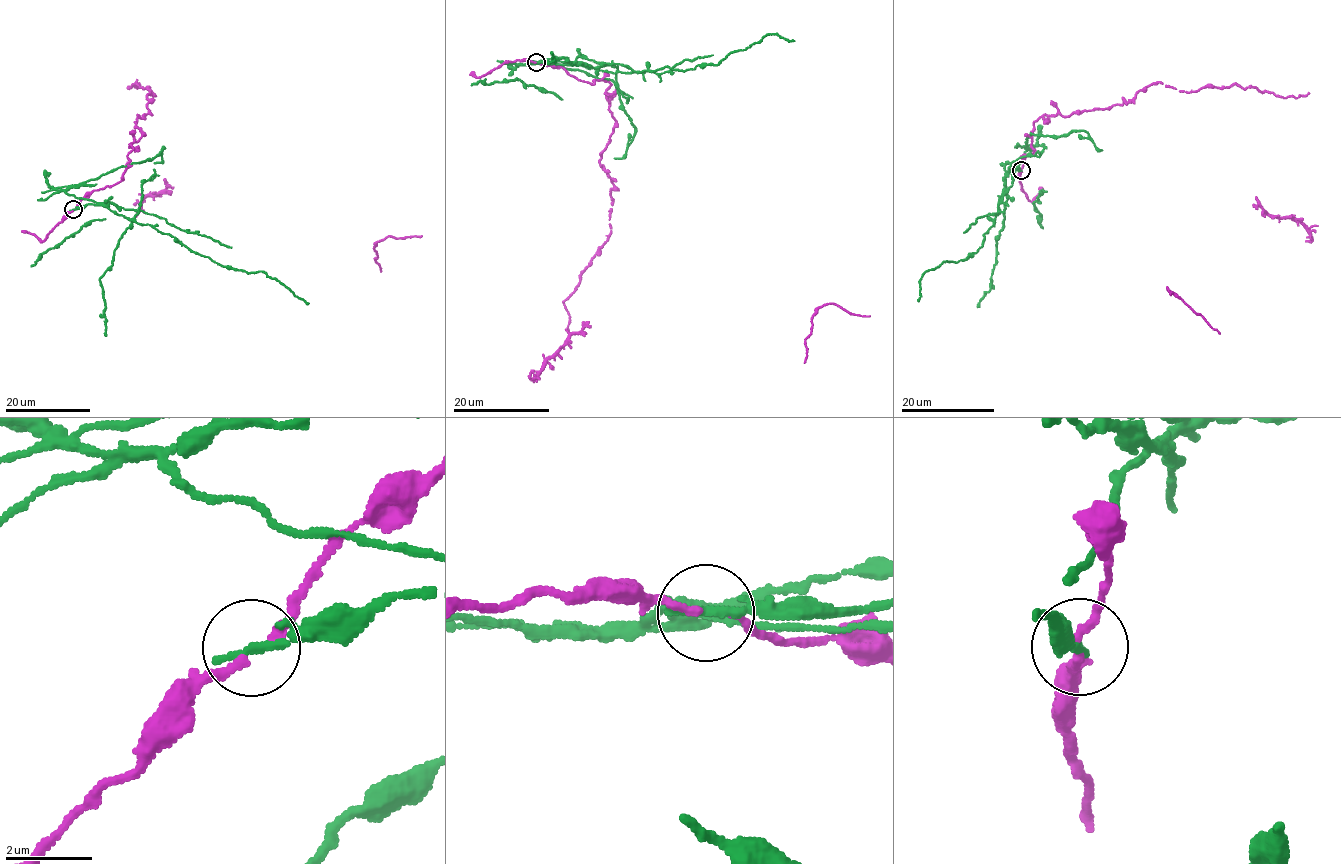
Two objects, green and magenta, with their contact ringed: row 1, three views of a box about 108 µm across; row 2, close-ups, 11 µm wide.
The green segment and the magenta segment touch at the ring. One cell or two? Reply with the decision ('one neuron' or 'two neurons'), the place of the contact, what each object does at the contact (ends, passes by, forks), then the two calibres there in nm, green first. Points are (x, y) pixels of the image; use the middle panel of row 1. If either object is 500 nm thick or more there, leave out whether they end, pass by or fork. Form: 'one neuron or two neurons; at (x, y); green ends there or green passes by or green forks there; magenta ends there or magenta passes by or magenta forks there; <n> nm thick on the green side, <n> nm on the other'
two neurons; at (536, 62); green ends there; magenta passes by; 240 nm thick on the green side, 150 nm on the other

